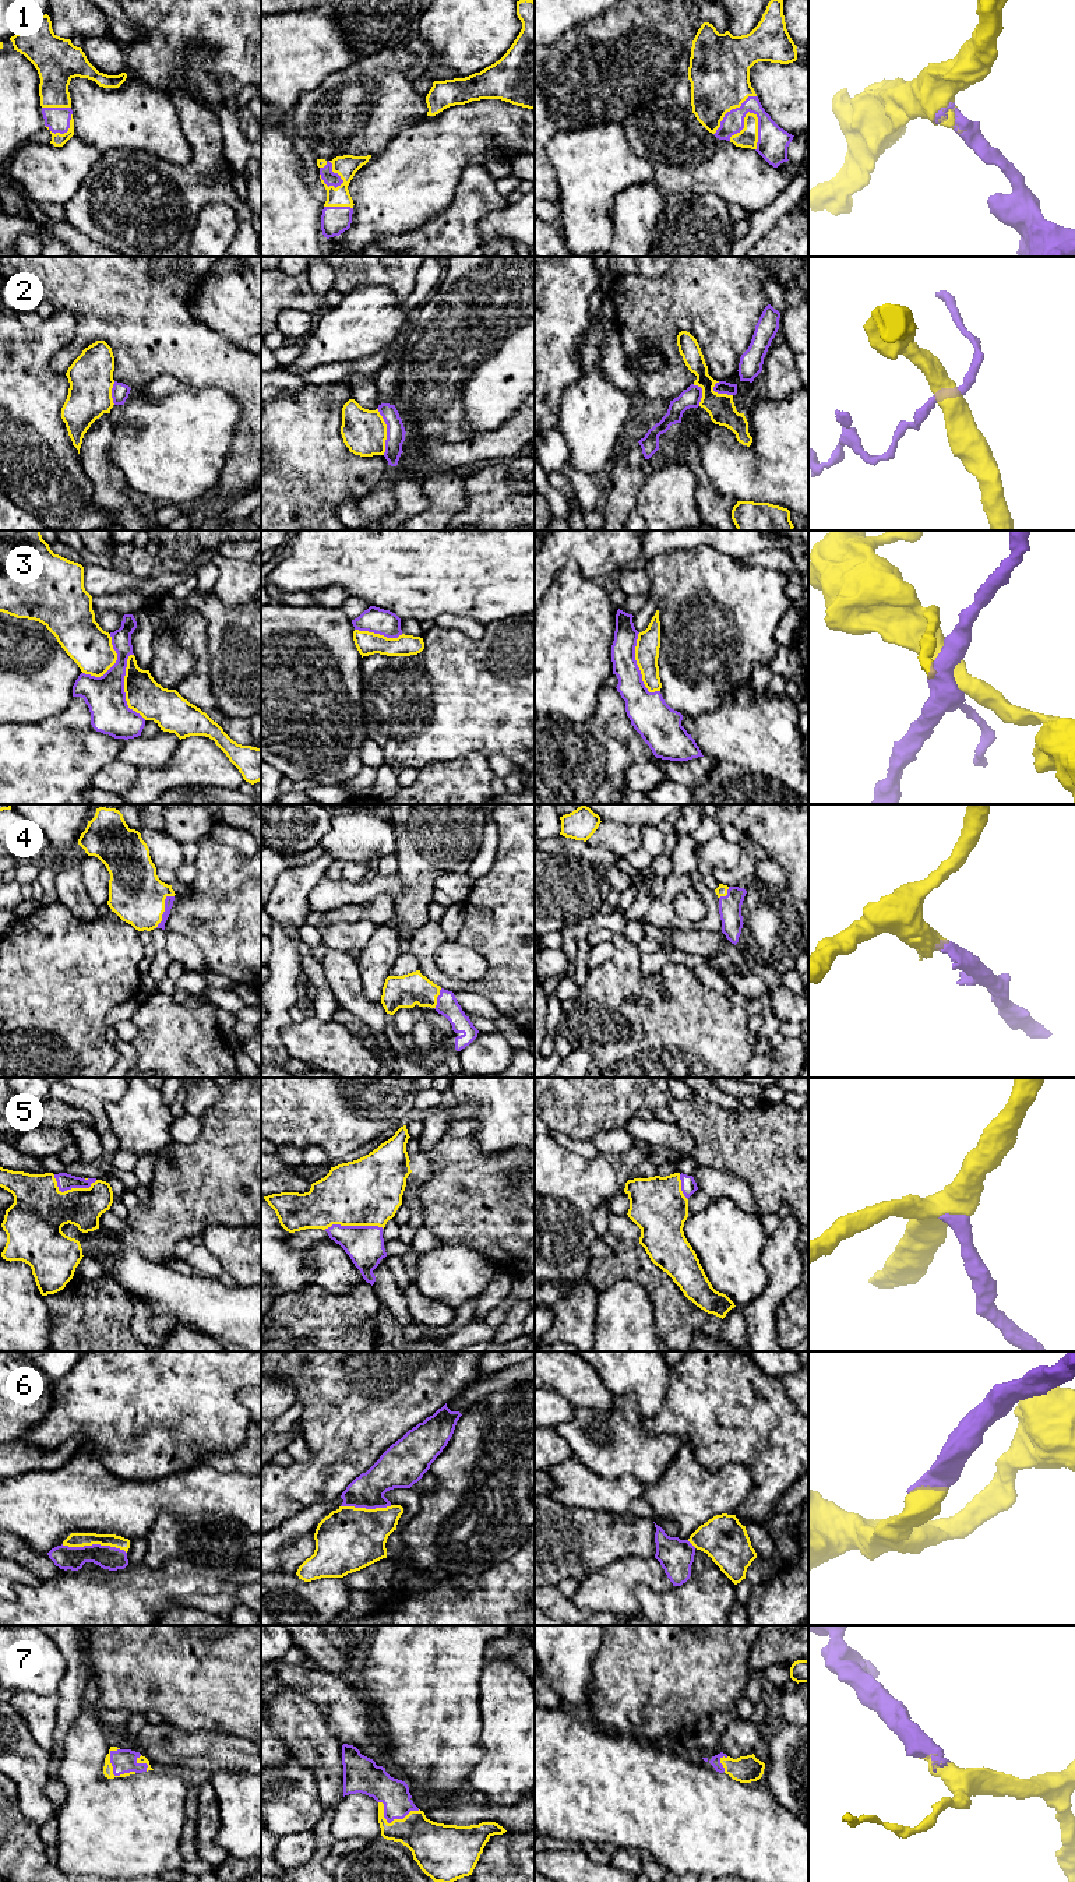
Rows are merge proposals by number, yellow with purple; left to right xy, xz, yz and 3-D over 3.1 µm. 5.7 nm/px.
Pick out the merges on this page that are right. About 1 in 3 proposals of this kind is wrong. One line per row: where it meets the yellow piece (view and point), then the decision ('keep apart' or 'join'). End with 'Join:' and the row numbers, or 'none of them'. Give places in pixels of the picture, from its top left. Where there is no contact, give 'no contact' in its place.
1: meets yellow in yz at (744, 123); join
2: meets yellow in xz at (386, 432); keep apart
3: meets yellow in xy at (124, 688); keep apart
4: meets yellow in xy at (164, 909); join
5: meets yellow in xz at (353, 1225); join
6: meets yellow in xy at (94, 1543); join
7: meets yellow in xy at (112, 1773); join
Join: 1, 4, 5, 6, 7

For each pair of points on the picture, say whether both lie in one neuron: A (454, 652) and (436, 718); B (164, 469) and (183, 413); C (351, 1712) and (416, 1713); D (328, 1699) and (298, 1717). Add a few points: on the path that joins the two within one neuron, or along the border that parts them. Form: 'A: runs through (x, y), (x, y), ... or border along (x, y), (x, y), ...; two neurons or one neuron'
A: runs through (454, 669), (454, 694), (447, 701); one neuron
B: runs through (172, 455), (172, 427); one neuron
C: border along (356, 1685), (369, 1705), (376, 1730), (384, 1741); two neurons
D: border along (300, 1694), (317, 1706), (327, 1729), (332, 1734); two neurons

